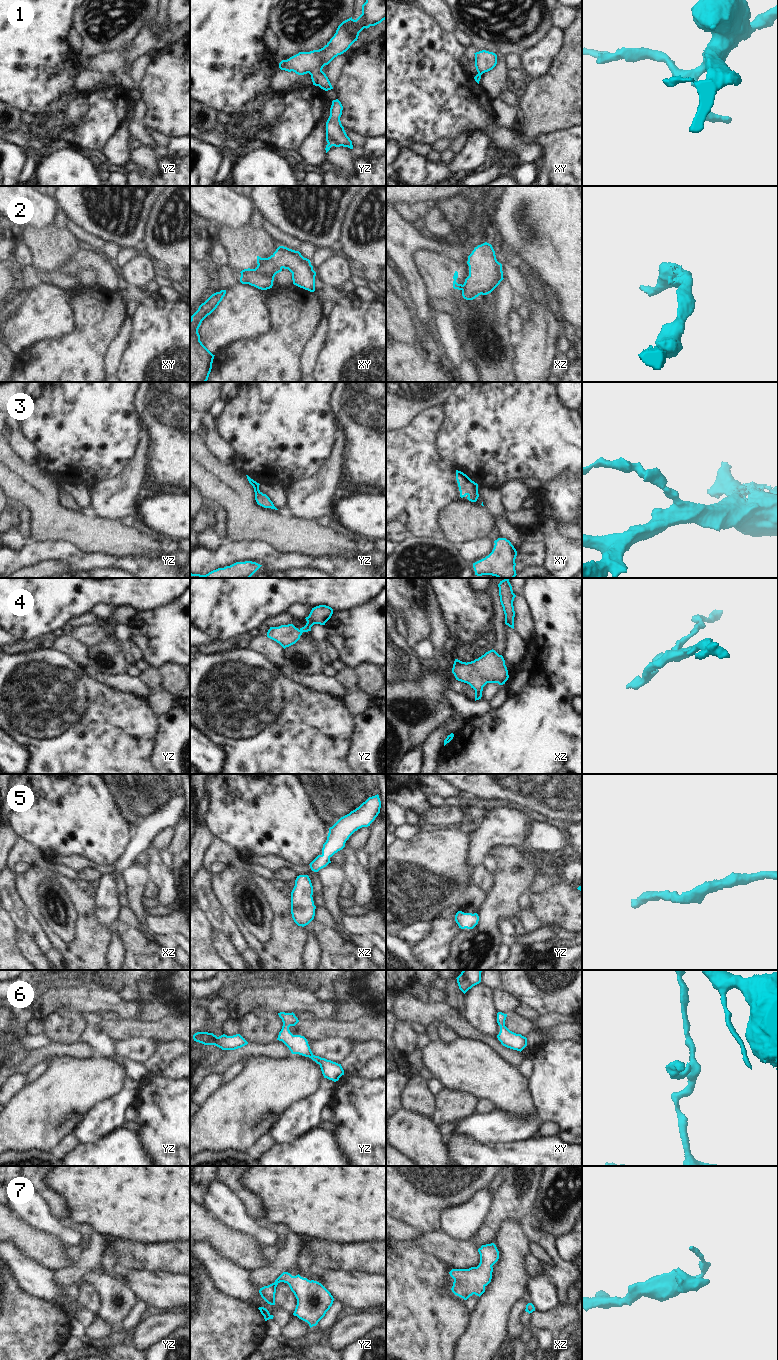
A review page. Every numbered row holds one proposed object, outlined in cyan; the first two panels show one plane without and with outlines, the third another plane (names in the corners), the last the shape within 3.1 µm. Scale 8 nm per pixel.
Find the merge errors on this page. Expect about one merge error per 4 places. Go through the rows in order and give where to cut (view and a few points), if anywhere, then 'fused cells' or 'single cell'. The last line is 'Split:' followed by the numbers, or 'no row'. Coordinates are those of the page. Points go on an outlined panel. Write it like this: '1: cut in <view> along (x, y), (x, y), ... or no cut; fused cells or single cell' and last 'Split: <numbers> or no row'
1: no cut; single cell
2: no cut; single cell
3: no cut; single cell
4: no cut; single cell
5: no cut; single cell
6: no cut; single cell
7: no cut; single cell
Split: no row

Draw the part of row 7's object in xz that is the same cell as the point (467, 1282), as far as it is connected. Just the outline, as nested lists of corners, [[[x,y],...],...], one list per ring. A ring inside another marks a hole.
[[[494,1243],[482,1245],[478,1252],[480,1263],[469,1269],[452,1269],[449,1274],[454,1279],[452,1292],[467,1300],[473,1294],[481,1296],[491,1282],[493,1265],[499,1259],[499,1251]]]

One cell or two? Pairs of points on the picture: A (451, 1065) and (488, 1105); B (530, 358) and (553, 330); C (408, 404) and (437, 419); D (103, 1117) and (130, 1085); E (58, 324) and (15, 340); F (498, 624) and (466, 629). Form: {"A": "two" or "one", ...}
{"A": "two", "B": "one", "C": "two", "D": "one", "E": "one", "F": "two"}

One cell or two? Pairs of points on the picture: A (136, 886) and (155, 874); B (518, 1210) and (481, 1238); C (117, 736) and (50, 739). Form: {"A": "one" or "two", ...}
{"A": "two", "B": "one", "C": "one"}

